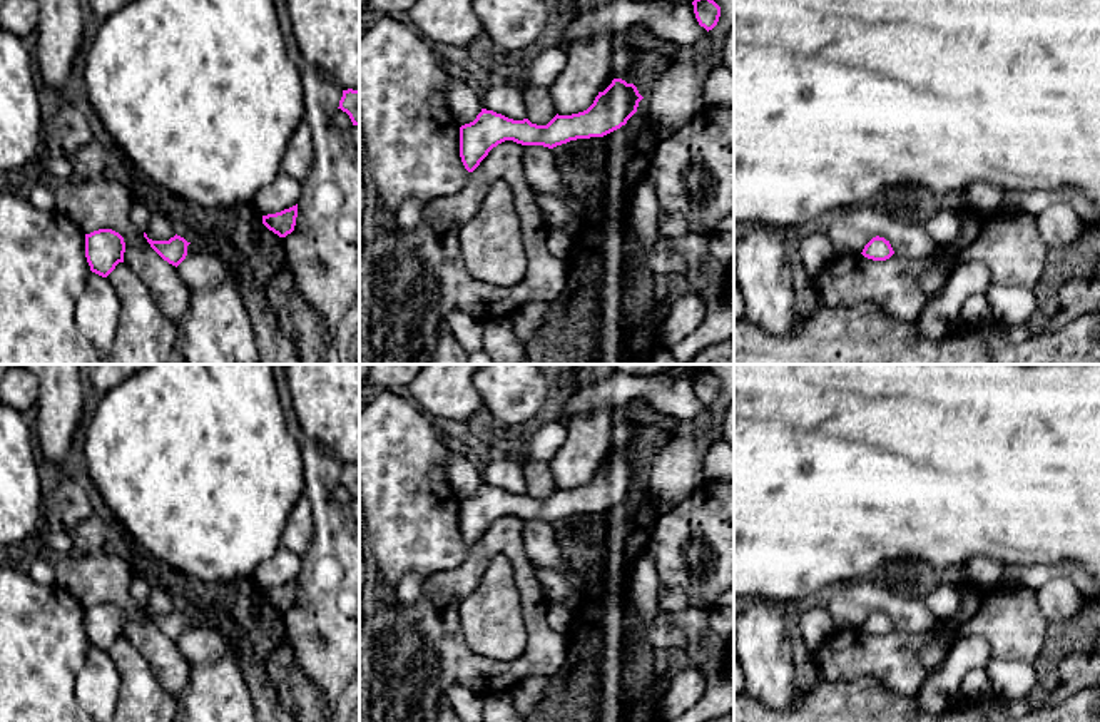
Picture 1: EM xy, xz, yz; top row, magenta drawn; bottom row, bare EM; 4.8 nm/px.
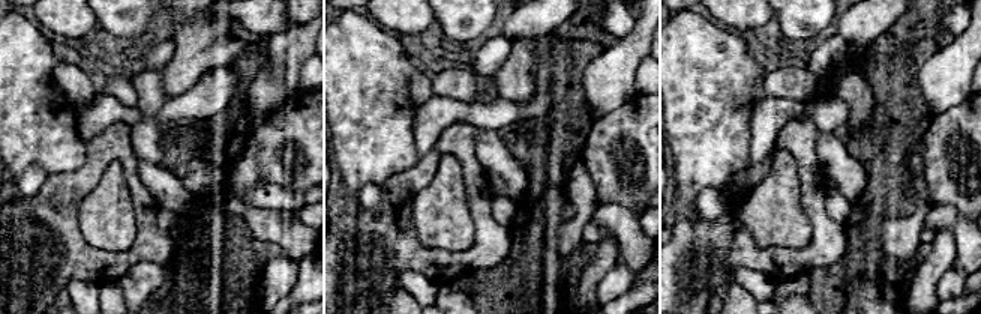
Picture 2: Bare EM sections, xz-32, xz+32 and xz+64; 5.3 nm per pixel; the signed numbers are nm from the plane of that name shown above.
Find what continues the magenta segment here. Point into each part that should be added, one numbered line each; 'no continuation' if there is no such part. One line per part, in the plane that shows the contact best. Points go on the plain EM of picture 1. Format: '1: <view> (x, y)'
no continuation

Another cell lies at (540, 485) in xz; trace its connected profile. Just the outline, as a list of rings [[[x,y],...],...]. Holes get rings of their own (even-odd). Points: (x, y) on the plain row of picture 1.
[[[525,460],[523,475],[532,498],[547,500],[557,490],[548,461]]]

